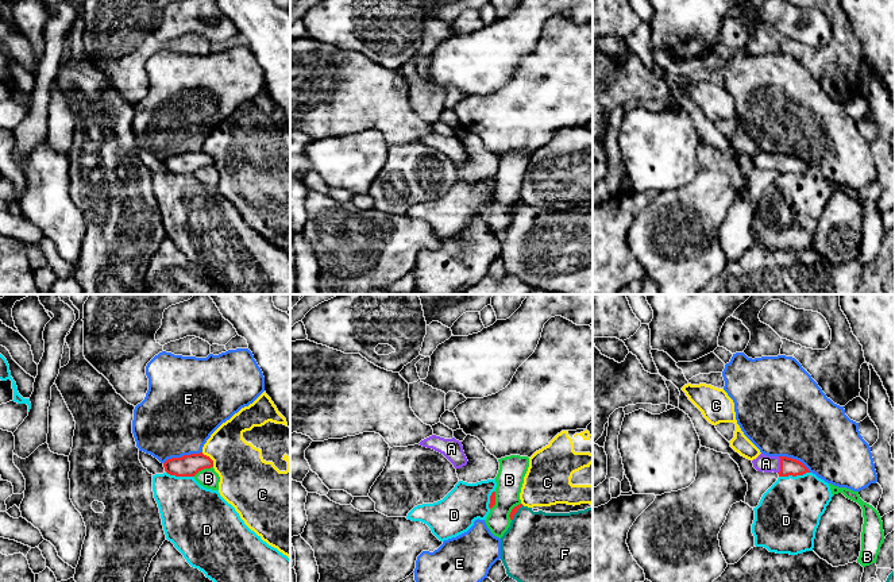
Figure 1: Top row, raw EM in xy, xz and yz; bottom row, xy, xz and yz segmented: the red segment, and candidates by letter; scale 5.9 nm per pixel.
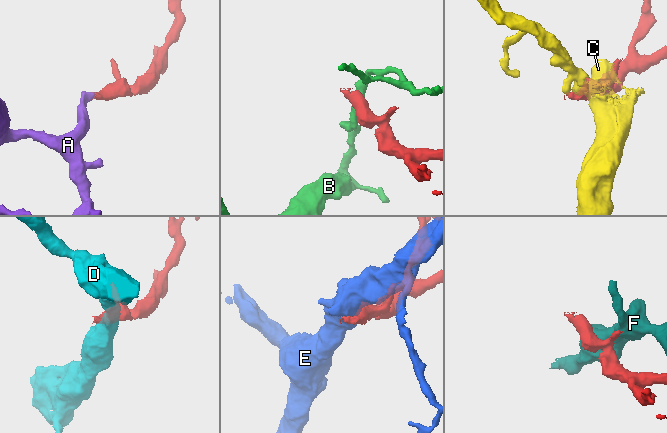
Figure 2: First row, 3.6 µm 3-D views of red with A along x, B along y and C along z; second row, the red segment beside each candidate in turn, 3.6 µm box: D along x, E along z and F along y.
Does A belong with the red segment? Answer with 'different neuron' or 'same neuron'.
same neuron

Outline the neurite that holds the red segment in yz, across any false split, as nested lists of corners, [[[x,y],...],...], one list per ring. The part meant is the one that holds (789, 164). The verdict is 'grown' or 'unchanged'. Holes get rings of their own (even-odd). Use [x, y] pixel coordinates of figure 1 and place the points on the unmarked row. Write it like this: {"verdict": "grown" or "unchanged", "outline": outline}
{"verdict": "grown", "outline": [[[760,151],[752,158],[757,169],[778,170],[779,174],[796,174],[810,170],[809,166],[799,158],[787,154],[768,154]]]}

